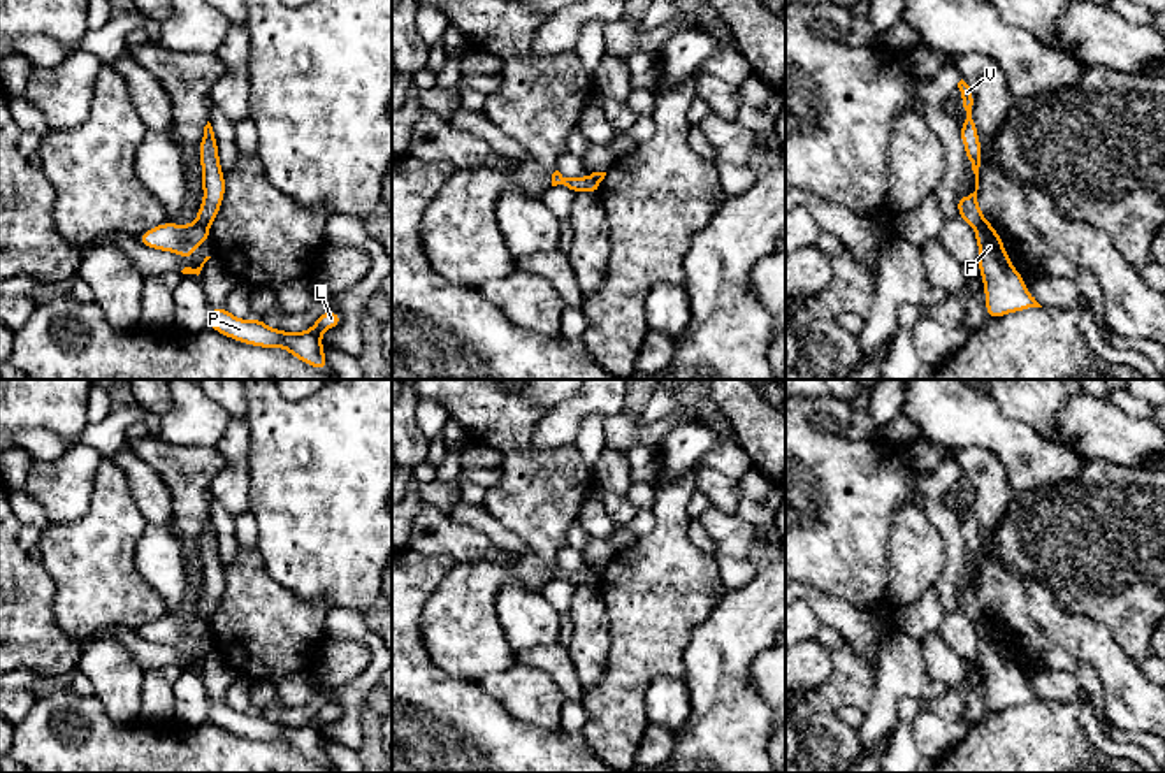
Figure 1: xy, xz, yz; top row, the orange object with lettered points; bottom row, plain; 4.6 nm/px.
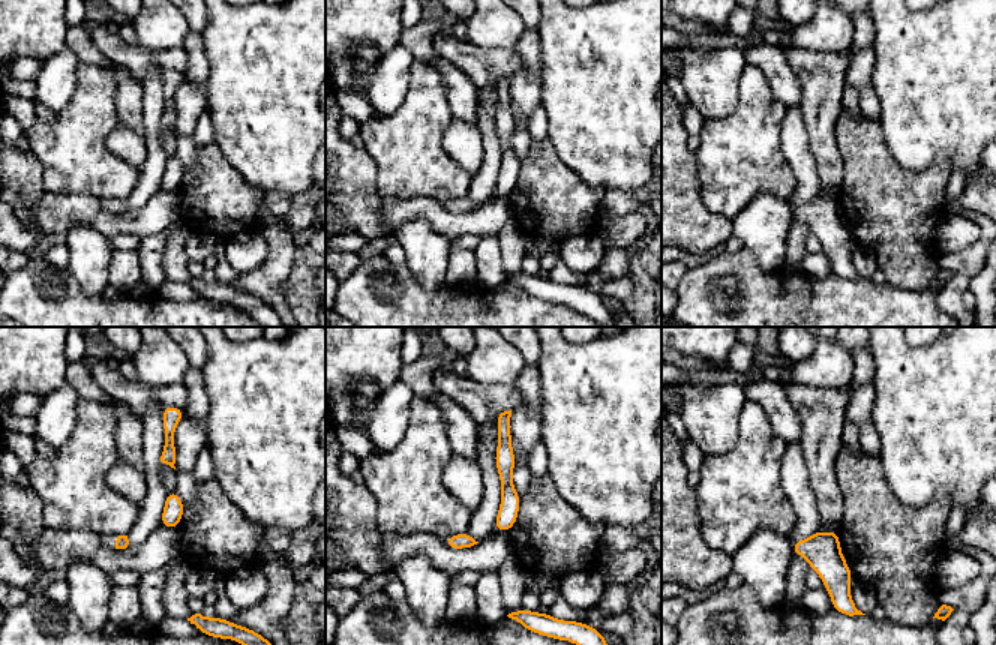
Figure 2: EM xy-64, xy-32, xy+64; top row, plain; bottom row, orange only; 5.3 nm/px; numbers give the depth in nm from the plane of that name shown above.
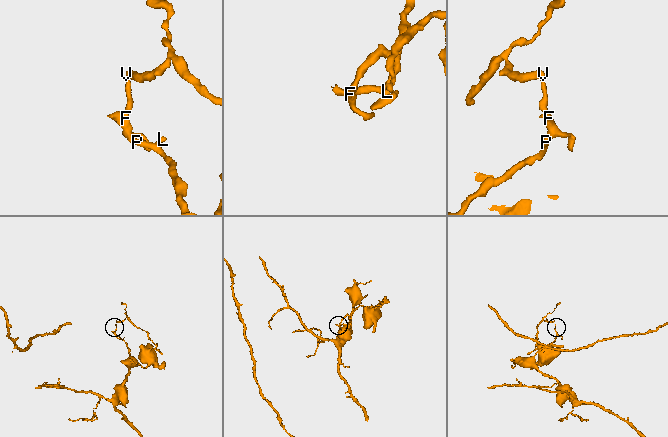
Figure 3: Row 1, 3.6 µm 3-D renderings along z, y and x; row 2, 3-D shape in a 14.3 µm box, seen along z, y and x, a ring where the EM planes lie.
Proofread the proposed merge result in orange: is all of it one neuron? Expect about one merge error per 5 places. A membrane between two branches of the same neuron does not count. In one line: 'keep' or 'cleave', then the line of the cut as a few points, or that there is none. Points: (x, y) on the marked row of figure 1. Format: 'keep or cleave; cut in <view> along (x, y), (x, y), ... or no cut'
cleave; cut in xy along (197, 220), (208, 229)

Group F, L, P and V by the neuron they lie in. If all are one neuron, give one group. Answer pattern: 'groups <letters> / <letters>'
groups F L P / V

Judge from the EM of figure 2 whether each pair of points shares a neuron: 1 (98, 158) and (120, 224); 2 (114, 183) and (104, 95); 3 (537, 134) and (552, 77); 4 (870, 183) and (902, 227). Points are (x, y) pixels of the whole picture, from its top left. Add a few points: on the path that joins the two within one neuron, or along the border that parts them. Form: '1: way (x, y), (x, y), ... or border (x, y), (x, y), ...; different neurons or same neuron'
1: border (62, 192), (90, 194), (96, 198); different neurons
2: way (96, 161), (96, 117); same neuron
3: border (542, 105), (546, 114), (548, 138); different neurons
4: way (878, 194), (878, 198), (896, 216); same neuron

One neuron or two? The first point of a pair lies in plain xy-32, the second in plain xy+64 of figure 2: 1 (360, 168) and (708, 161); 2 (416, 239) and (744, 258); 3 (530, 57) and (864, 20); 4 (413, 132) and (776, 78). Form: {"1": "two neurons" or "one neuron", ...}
{"1": "two neurons", "2": "two neurons", "3": "one neuron", "4": "two neurons"}

